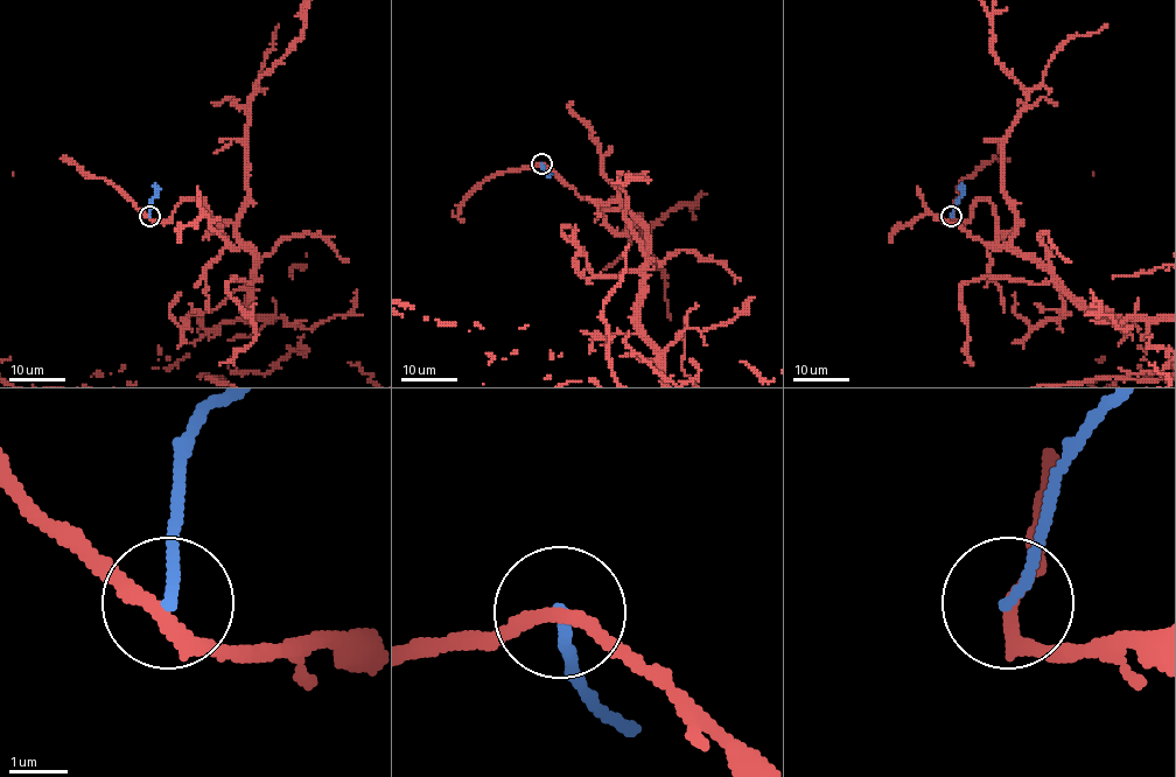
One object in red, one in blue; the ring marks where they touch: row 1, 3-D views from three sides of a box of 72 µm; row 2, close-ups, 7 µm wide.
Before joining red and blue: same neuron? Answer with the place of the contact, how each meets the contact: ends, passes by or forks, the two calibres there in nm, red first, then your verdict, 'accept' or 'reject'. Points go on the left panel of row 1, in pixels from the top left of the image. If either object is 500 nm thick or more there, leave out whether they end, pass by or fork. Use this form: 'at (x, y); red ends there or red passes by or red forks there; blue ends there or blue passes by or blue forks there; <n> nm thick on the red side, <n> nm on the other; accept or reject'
at (149, 216); red passes by; blue ends there; 240 nm thick on the red side, 180 nm on the other; reject

